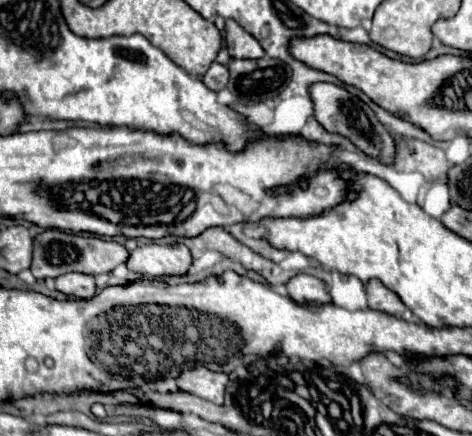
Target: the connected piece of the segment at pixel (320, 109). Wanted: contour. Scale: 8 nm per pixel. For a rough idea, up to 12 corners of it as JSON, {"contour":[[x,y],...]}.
{"contour":[[310,84],[314,118],[392,164],[390,132],[346,88]]}

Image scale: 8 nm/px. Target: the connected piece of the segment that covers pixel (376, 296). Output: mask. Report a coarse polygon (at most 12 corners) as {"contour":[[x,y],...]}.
{"contour":[[380,280],[366,284],[368,304],[392,316],[406,310],[400,296]]}

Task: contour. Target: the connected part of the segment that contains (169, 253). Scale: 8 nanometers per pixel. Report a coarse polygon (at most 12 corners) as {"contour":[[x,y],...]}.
{"contour":[[144,244],[126,266],[148,278],[180,276],[192,264],[184,244]]}

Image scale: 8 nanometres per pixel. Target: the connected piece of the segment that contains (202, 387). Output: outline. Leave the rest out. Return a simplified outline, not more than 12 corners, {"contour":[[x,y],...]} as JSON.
{"contour":[[208,368],[184,370],[176,384],[214,404],[222,404],[228,374]]}

